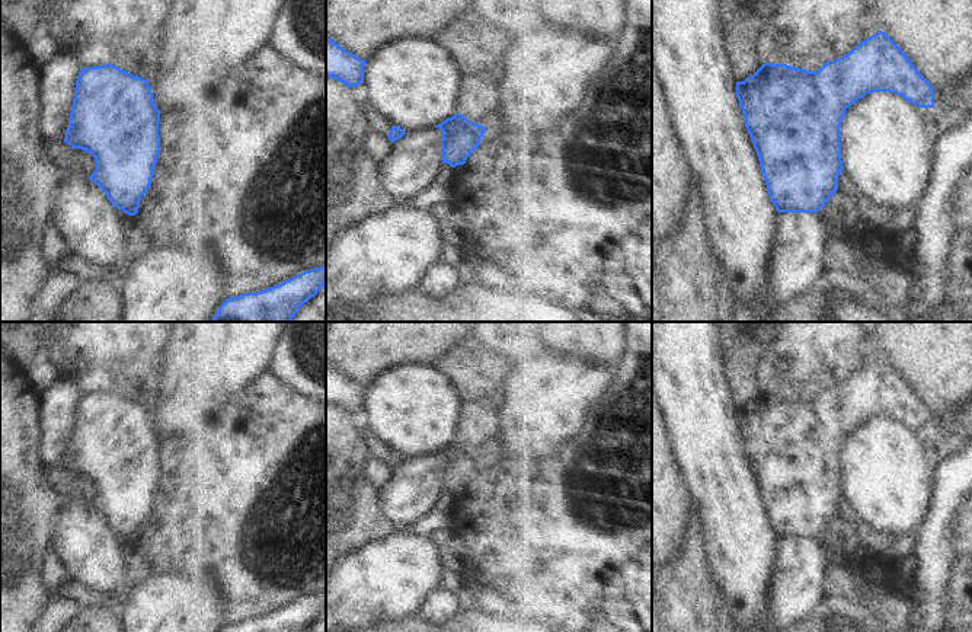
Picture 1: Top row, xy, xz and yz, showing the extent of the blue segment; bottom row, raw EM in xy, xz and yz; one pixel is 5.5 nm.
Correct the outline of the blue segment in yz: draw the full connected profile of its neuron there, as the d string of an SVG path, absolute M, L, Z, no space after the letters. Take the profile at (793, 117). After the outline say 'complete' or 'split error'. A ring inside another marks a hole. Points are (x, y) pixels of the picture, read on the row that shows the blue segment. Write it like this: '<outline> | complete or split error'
M882 31L857 44L850 52L826 61L816 71L787 64L764 63L752 76L736 82L736 98L746 131L757 151L767 191L777 213L818 213L838 189L841 160L840 127L845 111L873 92L902 96L918 108L934 108L934 90L918 73L907 54Z | complete

